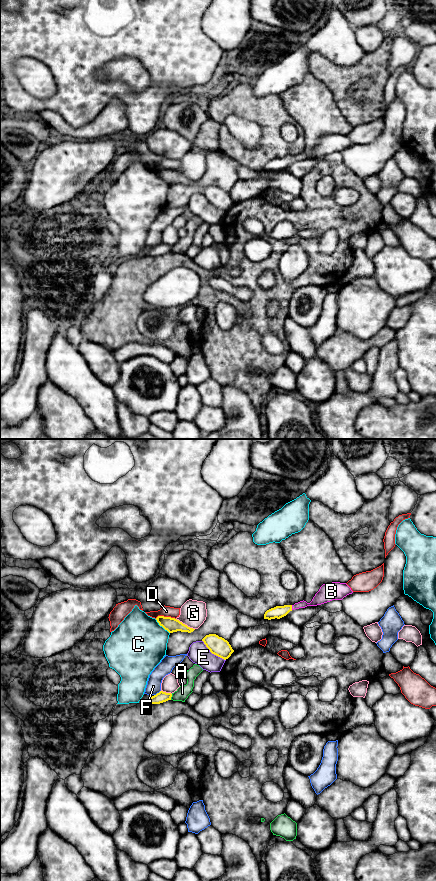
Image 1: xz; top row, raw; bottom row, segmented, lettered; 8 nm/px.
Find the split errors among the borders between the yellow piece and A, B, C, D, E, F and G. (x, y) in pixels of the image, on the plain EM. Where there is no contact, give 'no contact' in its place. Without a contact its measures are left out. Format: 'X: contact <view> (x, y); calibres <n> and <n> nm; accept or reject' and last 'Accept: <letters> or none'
A: contact xz (171, 248); calibres 90 and 110 nm; reject
B: contact xz (291, 159); calibres 100 and 100 nm; accept
C: contact xz (162, 178); calibres 110 and 440 nm; reject
D: contact xz (165, 169); calibres 110 and 90 nm; reject
E: contact xz (212, 205); calibres 150 and 170 nm; reject
F: contact xz (157, 245); calibres 90 and 120 nm; reject
G: contact xz (184, 176); calibres 110 and 220 nm; reject
Accept: B

